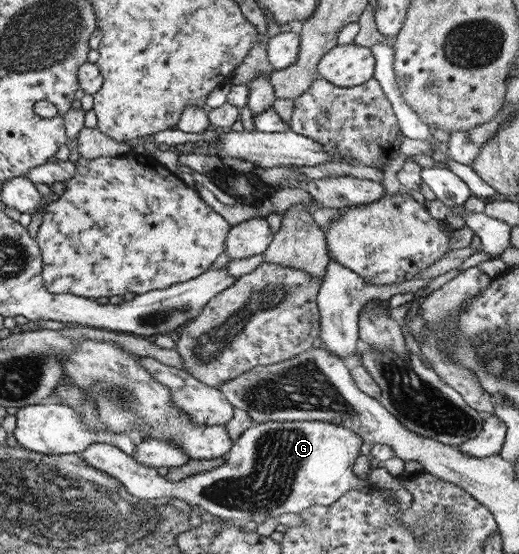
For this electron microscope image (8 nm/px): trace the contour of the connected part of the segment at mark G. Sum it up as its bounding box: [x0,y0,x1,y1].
[80,421,370,524]

